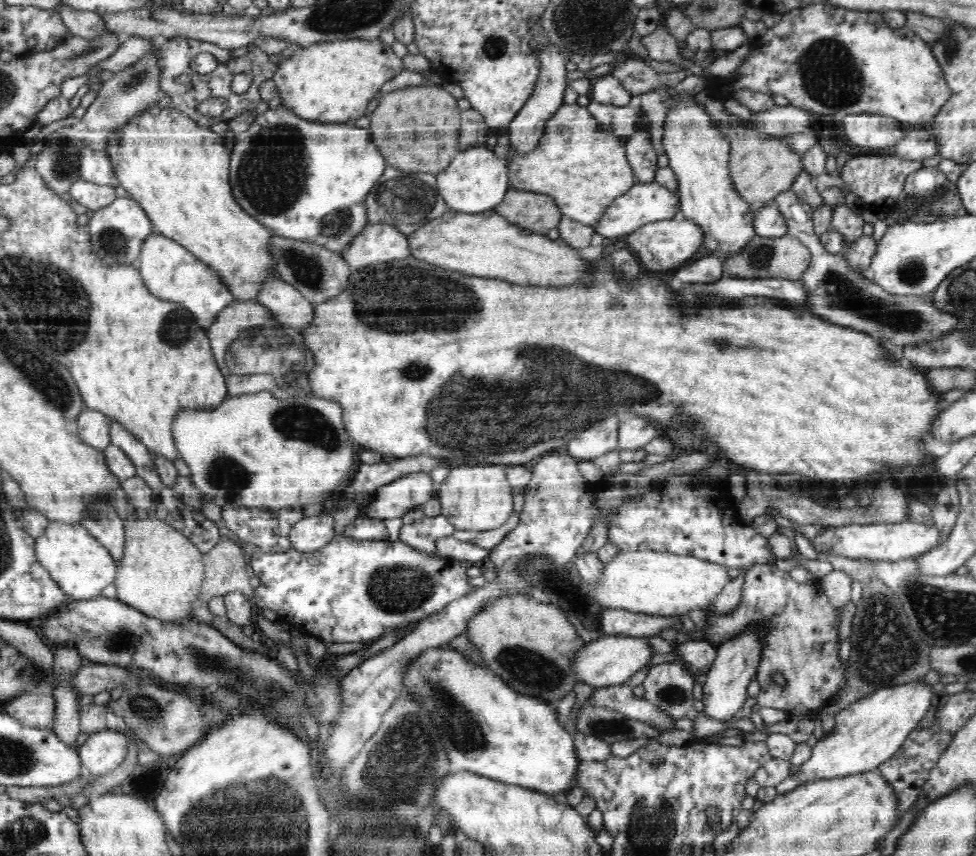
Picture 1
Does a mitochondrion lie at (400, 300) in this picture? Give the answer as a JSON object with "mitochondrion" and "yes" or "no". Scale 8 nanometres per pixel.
{"mitochondrion":"yes"}

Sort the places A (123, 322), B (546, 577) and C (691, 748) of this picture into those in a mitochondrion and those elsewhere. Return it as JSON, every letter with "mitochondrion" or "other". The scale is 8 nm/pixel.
{"A":"other","B":"mitochondrion","C":"other"}

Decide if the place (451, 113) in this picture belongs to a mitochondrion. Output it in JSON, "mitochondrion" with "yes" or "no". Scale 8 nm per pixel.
{"mitochondrion":"no"}

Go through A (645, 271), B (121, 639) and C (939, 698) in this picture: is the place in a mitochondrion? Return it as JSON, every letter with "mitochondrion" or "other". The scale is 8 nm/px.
{"A":"other","B":"mitochondrion","C":"other"}

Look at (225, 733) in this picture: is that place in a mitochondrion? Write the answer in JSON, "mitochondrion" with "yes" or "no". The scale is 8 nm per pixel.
{"mitochondrion":"no"}

